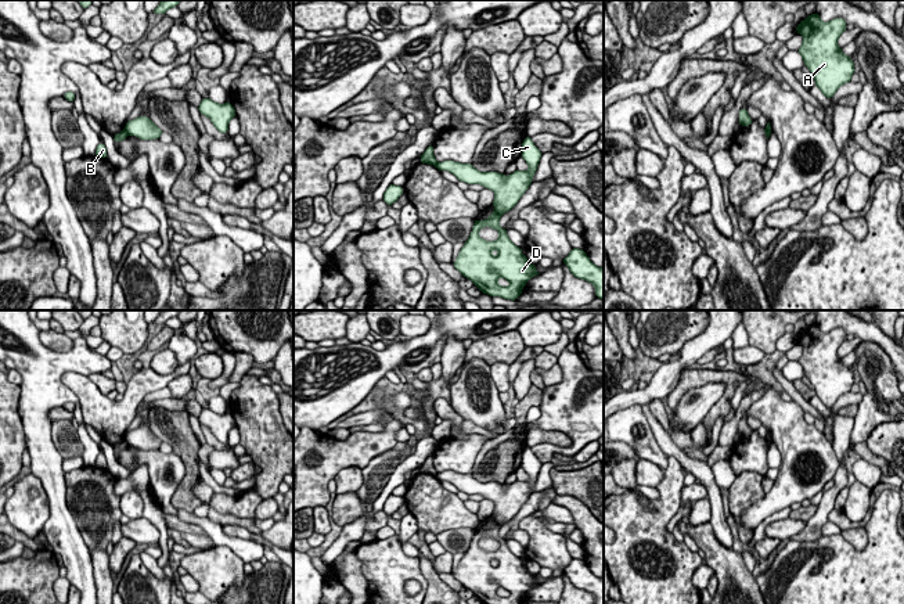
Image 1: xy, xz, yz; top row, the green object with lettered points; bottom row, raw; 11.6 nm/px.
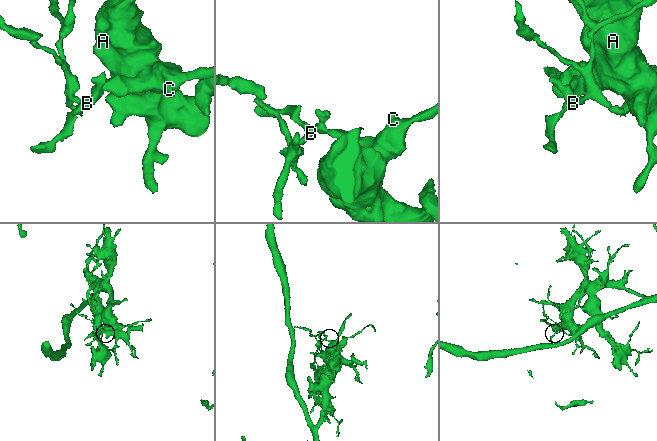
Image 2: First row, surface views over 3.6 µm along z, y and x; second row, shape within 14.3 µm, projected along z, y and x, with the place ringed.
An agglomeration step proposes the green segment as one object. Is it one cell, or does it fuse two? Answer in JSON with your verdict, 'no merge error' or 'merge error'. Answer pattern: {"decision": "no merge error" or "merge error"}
{"decision": "merge error"}

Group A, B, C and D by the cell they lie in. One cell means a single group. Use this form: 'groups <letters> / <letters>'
groups A C D / B

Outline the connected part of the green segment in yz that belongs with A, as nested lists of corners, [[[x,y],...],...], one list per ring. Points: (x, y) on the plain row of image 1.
[[[814,323],[796,338],[796,342],[803,346],[797,362],[803,367],[804,377],[814,385],[815,396],[828,409],[832,409],[842,395],[850,392],[856,382],[850,366],[844,366],[838,356],[846,335],[840,327],[822,332]]]

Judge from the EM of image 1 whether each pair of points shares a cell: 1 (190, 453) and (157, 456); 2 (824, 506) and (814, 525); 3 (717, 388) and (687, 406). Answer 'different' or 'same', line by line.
1: different
2: same
3: same

